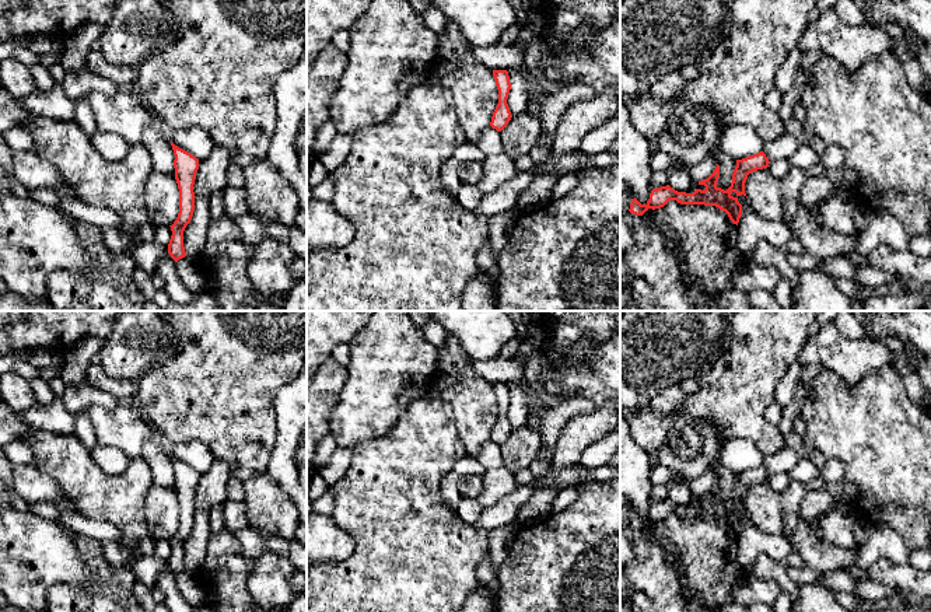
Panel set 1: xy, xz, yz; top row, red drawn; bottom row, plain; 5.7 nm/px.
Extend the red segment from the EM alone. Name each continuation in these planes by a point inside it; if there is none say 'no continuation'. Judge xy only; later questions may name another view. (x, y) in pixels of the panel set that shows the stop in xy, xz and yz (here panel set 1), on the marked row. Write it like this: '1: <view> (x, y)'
no continuation

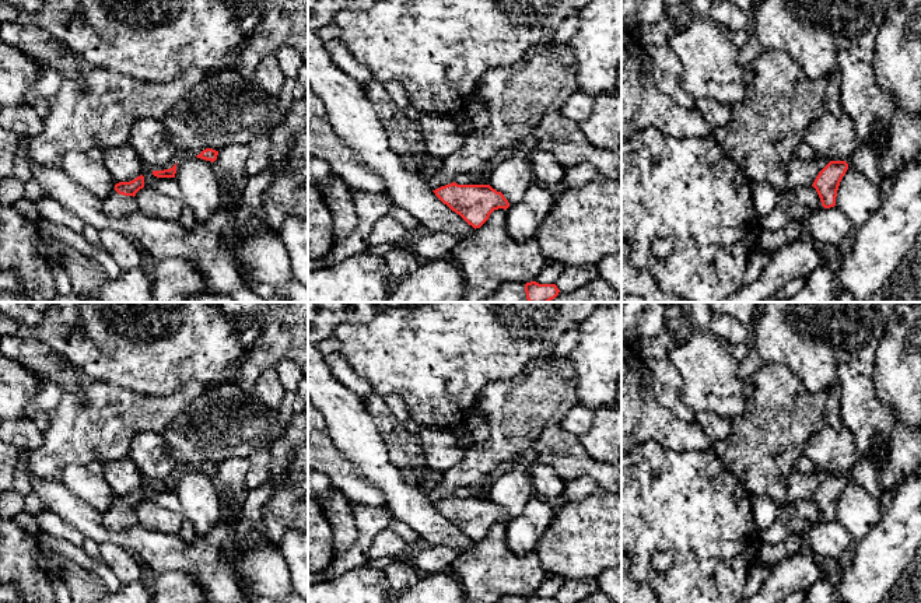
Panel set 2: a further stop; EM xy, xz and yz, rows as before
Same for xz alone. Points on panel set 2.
no continuation

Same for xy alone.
1: xy (116, 206)

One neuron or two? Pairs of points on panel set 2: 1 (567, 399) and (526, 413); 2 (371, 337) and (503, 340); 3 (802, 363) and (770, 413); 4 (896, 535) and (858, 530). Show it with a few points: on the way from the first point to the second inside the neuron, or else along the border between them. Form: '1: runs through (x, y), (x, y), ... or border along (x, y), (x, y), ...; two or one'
1: runs through (557, 400), (536, 407); one
2: runs through (403, 340), (470, 340); one
3: border along (764, 363), (784, 365), (809, 391), (823, 389); two
4: border along (886, 504), (882, 518), (858, 542); two

